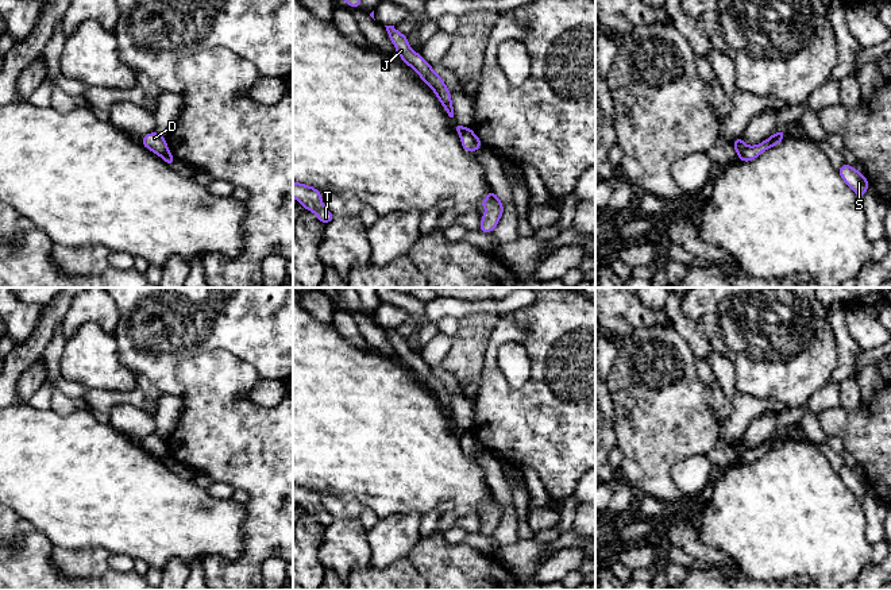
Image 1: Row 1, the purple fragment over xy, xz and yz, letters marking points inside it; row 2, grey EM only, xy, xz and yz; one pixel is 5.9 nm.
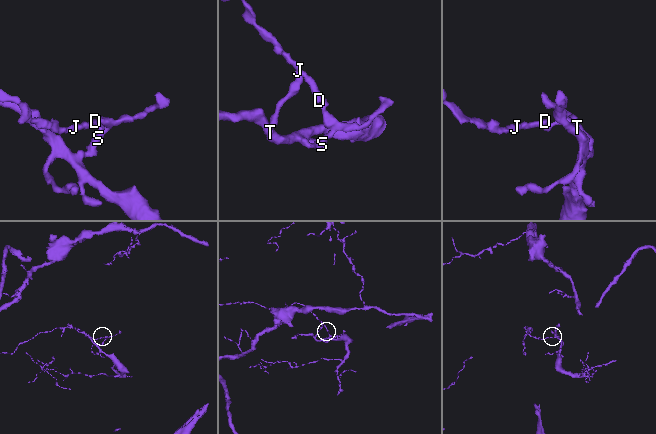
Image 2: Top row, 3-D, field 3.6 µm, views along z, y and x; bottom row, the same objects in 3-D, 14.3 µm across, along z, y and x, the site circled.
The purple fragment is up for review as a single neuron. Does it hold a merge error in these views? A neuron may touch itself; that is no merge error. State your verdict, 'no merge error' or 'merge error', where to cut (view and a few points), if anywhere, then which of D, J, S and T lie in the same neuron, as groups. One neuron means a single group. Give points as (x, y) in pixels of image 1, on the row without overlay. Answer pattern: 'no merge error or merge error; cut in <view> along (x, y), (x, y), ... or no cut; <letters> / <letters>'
merge error; cut in yz along (747, 448), (739, 458); D J / S T

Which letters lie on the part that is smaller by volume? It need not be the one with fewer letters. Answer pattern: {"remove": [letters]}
{"remove": ["S", "T"]}

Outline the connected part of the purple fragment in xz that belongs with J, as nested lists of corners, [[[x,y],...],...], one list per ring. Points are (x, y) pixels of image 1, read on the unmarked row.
[[[385,328],[389,342],[393,344],[397,358],[414,371],[420,381],[435,394],[437,402],[443,406],[450,420],[454,420],[452,401],[447,387],[441,379],[431,370],[431,367],[421,359],[420,355],[409,350],[406,338],[397,333],[394,328]]]

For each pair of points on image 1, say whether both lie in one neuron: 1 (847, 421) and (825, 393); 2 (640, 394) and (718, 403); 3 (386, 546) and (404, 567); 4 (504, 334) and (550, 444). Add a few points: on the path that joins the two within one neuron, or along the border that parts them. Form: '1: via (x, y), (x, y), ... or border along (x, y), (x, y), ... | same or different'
1: border along (839, 404), (824, 409), (818, 415) | different
2: border along (710, 409), (721, 421) | different
3: border along (408, 558), (384, 567), (369, 563) | different
4: via (535, 349), (539, 381), (550, 393), (550, 413) | same

